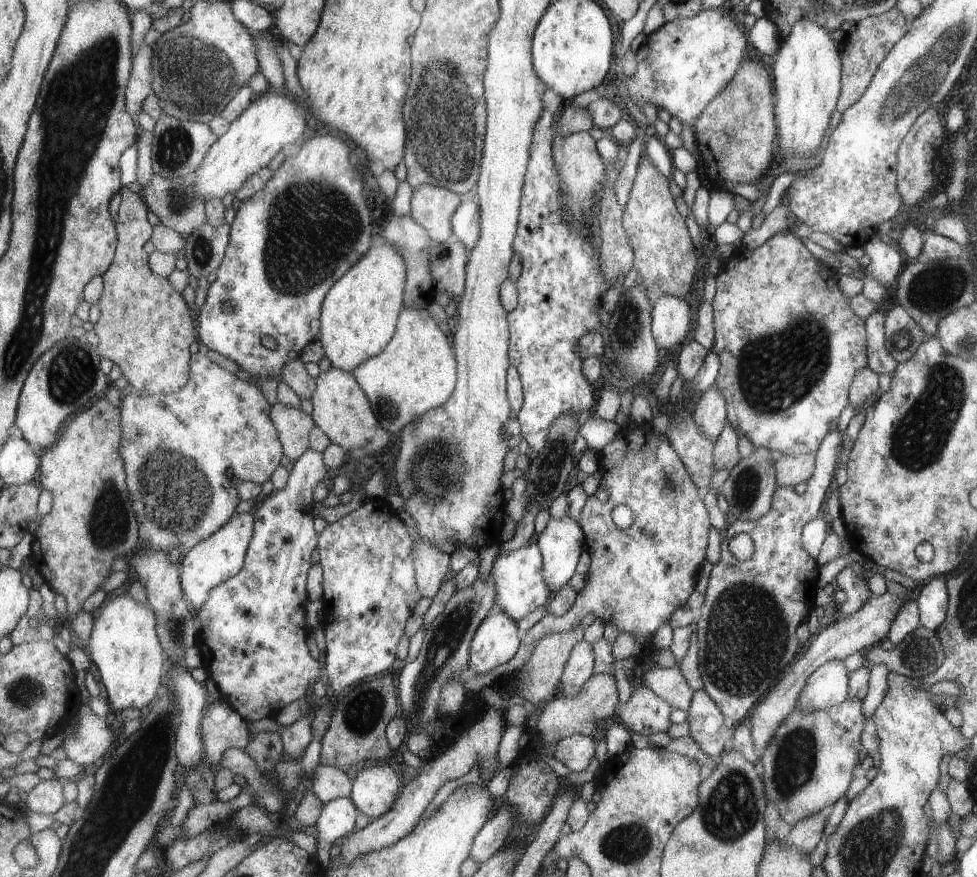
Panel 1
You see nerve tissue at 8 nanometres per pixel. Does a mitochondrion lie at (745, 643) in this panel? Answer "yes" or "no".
yes

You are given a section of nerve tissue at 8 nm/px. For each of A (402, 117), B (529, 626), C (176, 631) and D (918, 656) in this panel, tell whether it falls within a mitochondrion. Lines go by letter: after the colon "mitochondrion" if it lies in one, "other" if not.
A: mitochondrion
B: other
C: mitochondrion
D: mitochondrion

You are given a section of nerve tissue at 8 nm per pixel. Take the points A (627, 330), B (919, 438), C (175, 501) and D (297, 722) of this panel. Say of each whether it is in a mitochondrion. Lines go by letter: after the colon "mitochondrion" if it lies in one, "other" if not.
A: mitochondrion
B: mitochondrion
C: mitochondrion
D: other

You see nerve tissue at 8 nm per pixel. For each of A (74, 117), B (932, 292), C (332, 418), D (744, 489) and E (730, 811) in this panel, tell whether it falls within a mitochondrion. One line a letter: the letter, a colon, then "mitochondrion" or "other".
A: mitochondrion
B: mitochondrion
C: other
D: mitochondrion
E: mitochondrion

